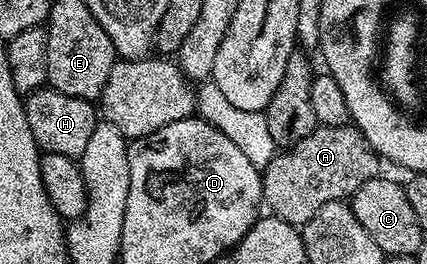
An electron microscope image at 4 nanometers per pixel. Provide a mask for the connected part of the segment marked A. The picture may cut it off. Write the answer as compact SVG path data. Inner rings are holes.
M322 125L297 145L277 152L272 162L263 166L260 178L264 192L262 201L271 216L302 227L314 219L326 203L351 198L352 193L366 183L366 179L381 172L380 165L381 158L366 143L355 125Z

